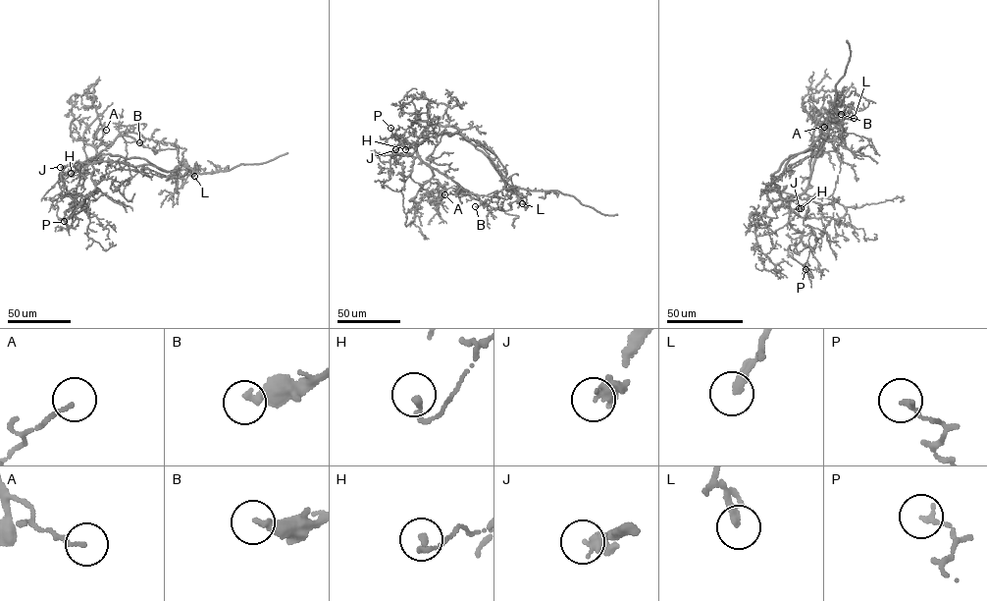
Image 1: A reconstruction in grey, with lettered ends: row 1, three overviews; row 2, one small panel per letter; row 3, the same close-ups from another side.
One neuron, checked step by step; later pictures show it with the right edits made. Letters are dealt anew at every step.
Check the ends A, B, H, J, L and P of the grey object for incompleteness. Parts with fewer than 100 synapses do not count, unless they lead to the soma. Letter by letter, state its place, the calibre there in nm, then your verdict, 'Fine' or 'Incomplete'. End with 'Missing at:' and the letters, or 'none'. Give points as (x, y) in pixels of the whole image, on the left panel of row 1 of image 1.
A: Place: (106, 130). Thickness 110 nm. Fine
B: Place: (139, 142). Thickness 340 nm. Fine
H: Place: (71, 173). Thickness 200 nm. Fine
J: Place: (60, 167). Thickness 420 nm. Incomplete
L: Place: (194, 176). Thickness 280 nm. Fine
P: Place: (64, 221). Thickness 170 nm. Fine
Missing at: J

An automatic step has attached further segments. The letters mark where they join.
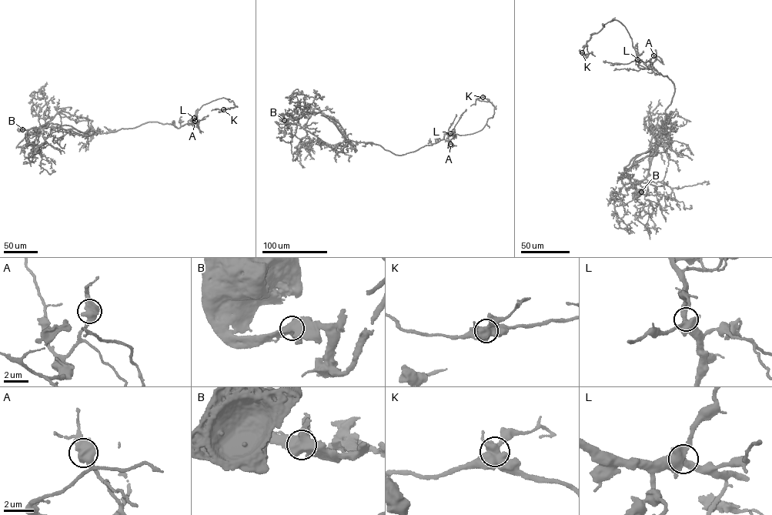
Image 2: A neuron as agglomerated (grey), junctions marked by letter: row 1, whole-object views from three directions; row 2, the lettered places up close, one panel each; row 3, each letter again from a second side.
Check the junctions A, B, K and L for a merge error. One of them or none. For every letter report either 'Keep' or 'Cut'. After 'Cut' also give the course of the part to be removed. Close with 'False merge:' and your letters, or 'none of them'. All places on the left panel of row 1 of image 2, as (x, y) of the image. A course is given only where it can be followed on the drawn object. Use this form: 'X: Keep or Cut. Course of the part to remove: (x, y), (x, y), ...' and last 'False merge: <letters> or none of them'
A: Keep
B: Keep
K: Keep
L: Keep
False merge: none of them

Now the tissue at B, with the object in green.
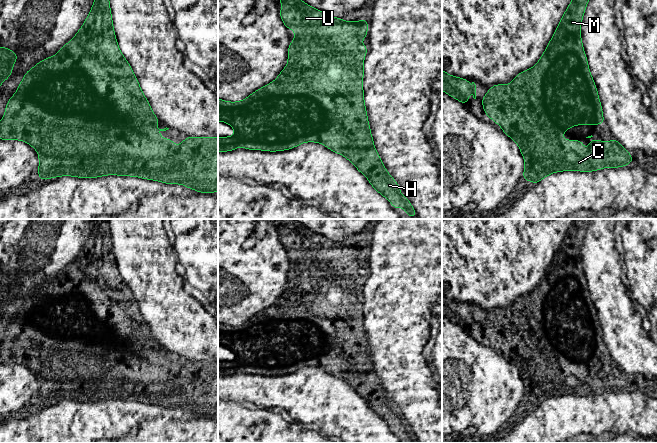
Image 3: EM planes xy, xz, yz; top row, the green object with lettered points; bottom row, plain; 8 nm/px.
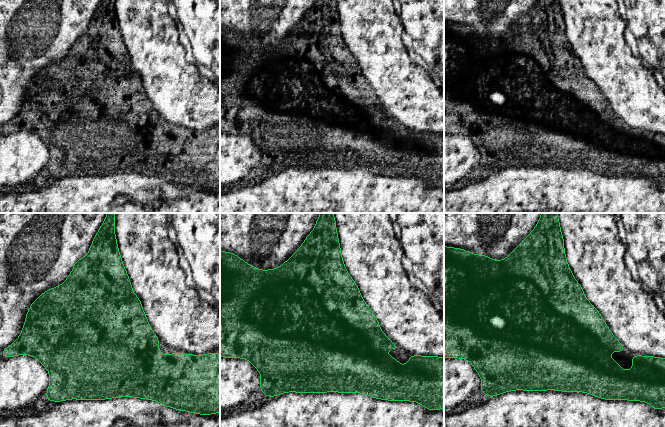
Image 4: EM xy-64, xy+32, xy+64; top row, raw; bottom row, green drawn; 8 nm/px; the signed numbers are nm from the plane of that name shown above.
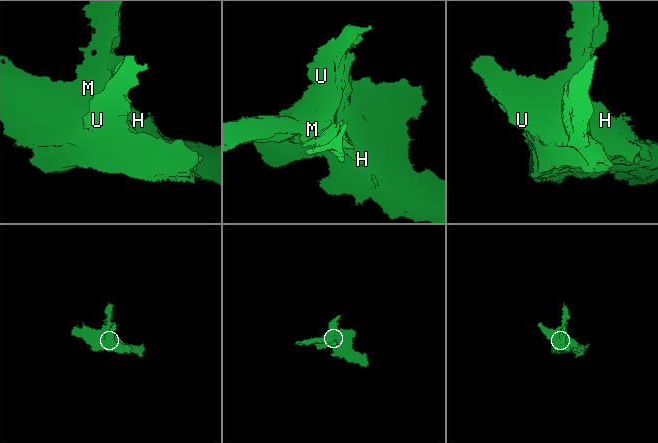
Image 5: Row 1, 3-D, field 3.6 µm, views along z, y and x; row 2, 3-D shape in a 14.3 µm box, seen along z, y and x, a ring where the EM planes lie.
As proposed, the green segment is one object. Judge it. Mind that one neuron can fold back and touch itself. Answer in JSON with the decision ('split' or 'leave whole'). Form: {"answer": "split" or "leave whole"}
{"answer": "leave whole"}

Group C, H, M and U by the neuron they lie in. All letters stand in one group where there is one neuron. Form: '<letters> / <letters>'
C H M U

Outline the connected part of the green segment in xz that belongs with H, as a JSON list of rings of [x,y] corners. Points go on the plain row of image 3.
[[[280,219],[278,226],[283,228],[280,241],[284,249],[287,253],[295,254],[295,263],[288,271],[288,288],[275,305],[261,311],[243,325],[227,326],[218,323],[218,345],[228,347],[235,354],[233,361],[218,361],[218,375],[226,376],[237,371],[245,371],[249,374],[275,376],[289,374],[304,366],[322,367],[331,375],[343,379],[352,386],[395,434],[403,430],[409,441],[416,442],[417,438],[413,430],[406,420],[399,418],[401,411],[387,396],[380,379],[375,374],[367,343],[362,304],[368,270],[361,268],[361,263],[367,262],[366,241],[357,246],[334,242],[309,230],[294,219]]]

